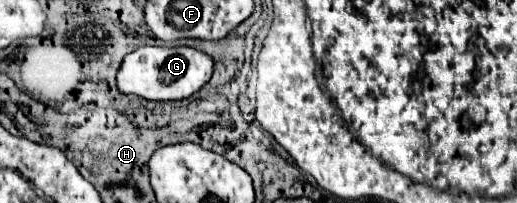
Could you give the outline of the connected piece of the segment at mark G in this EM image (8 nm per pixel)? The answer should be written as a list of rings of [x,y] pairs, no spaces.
[[[143,46],[125,56],[117,84],[125,94],[135,94],[147,100],[183,100],[201,90],[213,76],[215,62],[209,54],[189,46]]]

